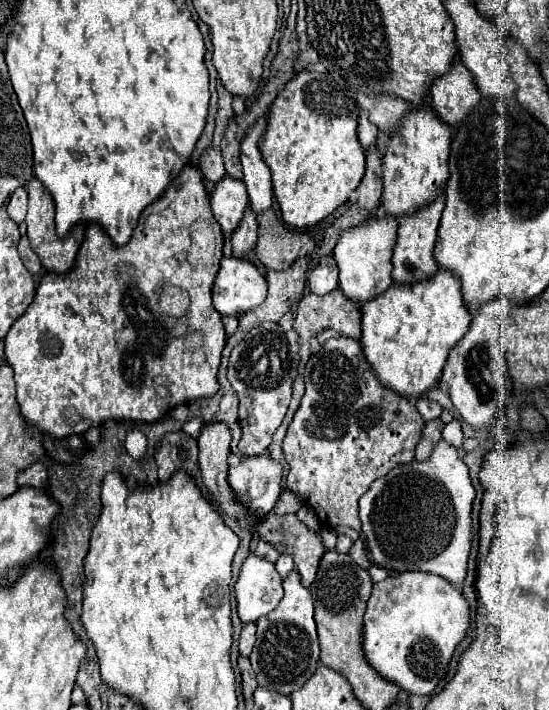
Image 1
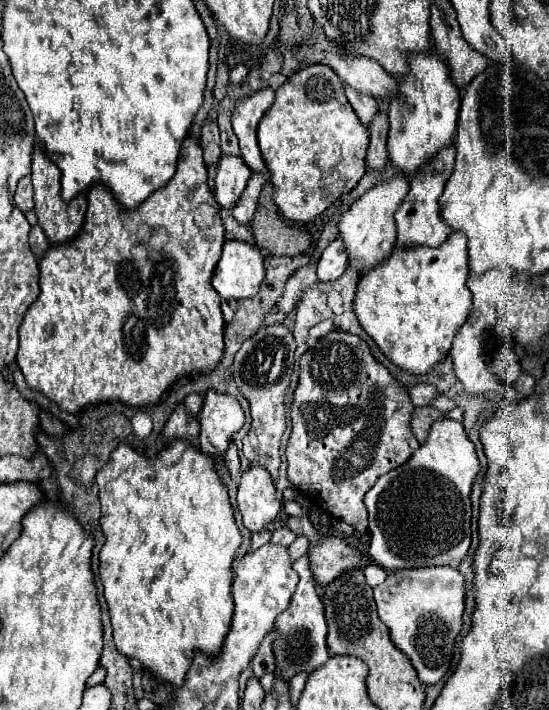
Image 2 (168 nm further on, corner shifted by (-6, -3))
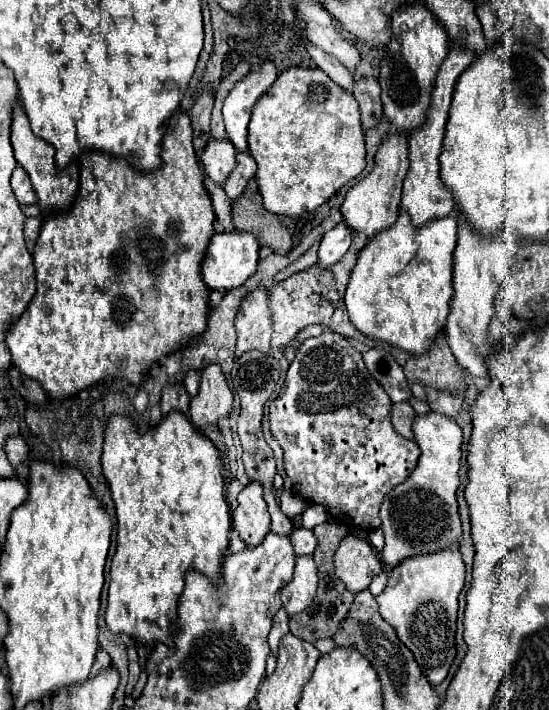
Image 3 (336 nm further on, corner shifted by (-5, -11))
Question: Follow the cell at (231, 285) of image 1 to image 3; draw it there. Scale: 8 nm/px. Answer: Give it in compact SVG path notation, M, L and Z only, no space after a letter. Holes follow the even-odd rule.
M223 232L223 234L213 234L207 256L203 260L203 280L211 290L217 290L221 294L243 286L257 270L259 264L259 244L257 238L251 234L241 234L241 232Z

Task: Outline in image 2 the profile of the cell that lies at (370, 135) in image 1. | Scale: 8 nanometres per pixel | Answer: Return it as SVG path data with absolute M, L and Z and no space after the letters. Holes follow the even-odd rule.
M344 84L344 92L346 92L348 102L350 102L352 108L356 110L360 122L362 122L364 126L368 126L370 120L372 120L372 116L374 116L376 110L378 110L376 98L374 98L374 96L368 96L368 94L362 94L362 92L356 92L354 88L348 88L348 84Z

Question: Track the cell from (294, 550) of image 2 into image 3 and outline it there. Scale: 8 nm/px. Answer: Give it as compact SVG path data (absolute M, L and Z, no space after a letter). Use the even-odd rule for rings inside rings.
M297 528L297 530L291 534L291 544L293 544L293 550L295 550L297 556L309 556L309 554L313 554L317 542L315 542L311 530L307 530L307 528Z

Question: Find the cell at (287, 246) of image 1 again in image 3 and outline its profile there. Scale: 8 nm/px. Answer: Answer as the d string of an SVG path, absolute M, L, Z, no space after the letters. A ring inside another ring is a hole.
M251 180L243 200L233 206L233 226L237 232L249 232L257 236L261 246L271 248L277 254L289 254L293 248L291 234L279 222L279 218L263 208L261 192L255 180Z

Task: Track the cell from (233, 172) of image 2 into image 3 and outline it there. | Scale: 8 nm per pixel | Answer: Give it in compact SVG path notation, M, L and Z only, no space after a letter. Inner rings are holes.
M209 140L205 152L201 154L205 174L219 186L223 186L229 174L237 166L237 152L229 140Z

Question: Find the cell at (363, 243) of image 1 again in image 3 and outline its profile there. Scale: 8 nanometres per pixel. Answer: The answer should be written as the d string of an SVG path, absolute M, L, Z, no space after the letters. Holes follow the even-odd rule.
M393 134L389 136L383 146L379 148L375 156L375 168L373 172L363 178L357 186L353 186L341 206L343 222L351 232L365 234L367 240L383 232L385 228L391 228L395 220L399 218L399 204L401 204L401 190L403 190L403 180L407 178L409 172L409 158L407 158L407 136L403 134Z

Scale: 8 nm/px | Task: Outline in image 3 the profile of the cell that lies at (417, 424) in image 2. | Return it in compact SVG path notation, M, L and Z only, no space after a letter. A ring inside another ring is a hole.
M409 402L393 404L393 426L401 436L411 438L411 440L415 438L413 420L415 420L415 410L413 410L413 406L409 406Z

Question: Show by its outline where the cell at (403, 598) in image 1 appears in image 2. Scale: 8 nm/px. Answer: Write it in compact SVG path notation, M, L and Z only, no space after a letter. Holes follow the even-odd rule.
M452 566L394 570L384 584L374 588L378 616L390 628L392 642L408 654L426 686L436 684L450 668L454 640L462 630L464 596L464 576Z

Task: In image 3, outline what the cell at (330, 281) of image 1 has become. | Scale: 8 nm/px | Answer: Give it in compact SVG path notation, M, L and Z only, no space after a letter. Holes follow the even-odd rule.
M339 224L333 230L329 230L323 236L321 246L319 246L321 268L323 270L333 268L343 258L343 254L349 250L349 246L351 246L351 232L347 232L345 224Z

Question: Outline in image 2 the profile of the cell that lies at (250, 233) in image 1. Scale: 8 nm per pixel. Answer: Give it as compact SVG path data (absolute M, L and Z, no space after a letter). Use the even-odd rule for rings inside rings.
M252 172L240 200L236 202L236 208L232 208L232 216L236 220L240 220L242 224L250 224L254 212L256 212L256 200L258 200L258 194L262 190L262 184L270 178L270 174L258 174L258 172Z

